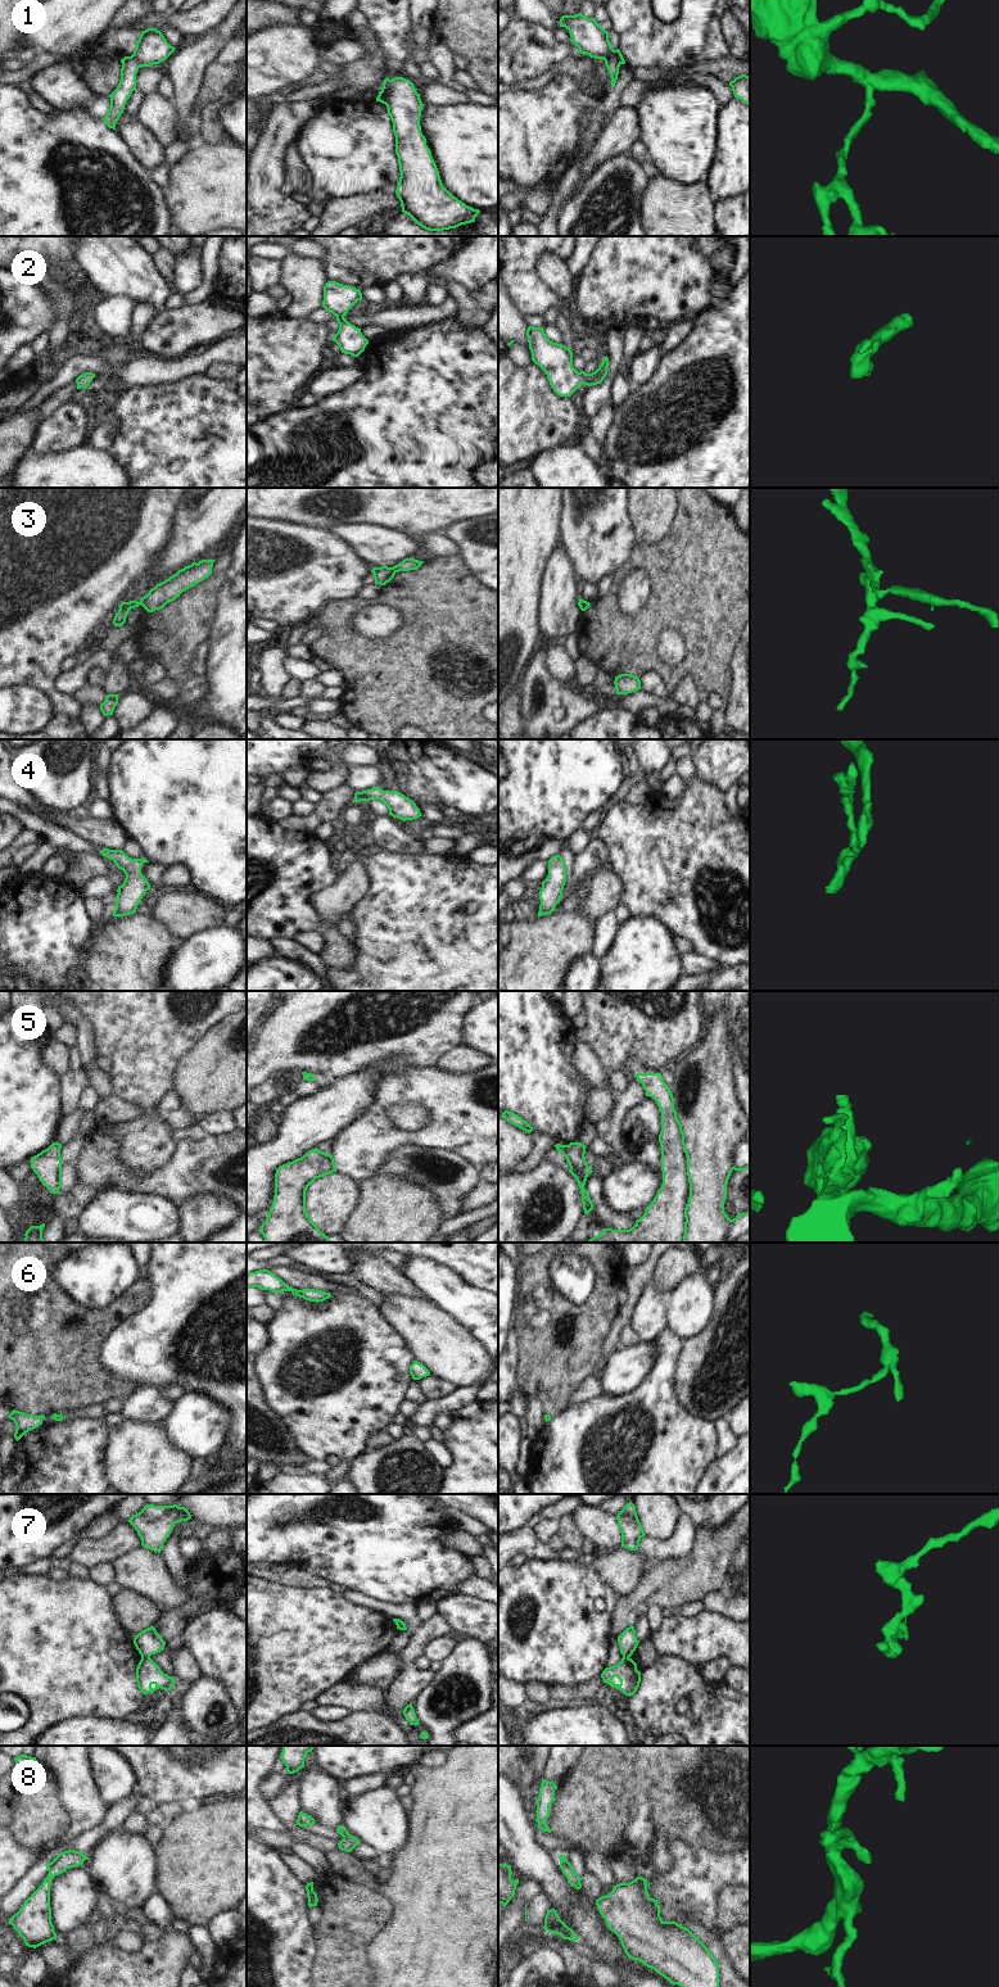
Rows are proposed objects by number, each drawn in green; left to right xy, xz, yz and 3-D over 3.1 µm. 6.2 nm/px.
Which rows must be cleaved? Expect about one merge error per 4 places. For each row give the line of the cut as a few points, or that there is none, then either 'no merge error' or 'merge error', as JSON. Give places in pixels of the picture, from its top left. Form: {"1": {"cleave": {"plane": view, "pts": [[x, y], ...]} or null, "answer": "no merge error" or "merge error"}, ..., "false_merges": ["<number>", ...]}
{"1": {"cleave": {"plane": "yz", "pts": [[620, 60], [609, 58], [605, 62]]}, "answer": "merge error"}, "2": {"cleave": null, "answer": "no merge error"}, "3": {"cleave": null, "answer": "no merge error"}, "4": {"cleave": null, "answer": "no merge error"}, "5": {"cleave": null, "answer": "no merge error"}, "6": {"cleave": null, "answer": "no merge error"}, "7": {"cleave": {"plane": "xy", "pts": [[141, 1656], [149, 1657]]}, "answer": "merge error"}, "8": {"cleave": null, "answer": "no merge error"}, "false_merges": ["1", "7"]}

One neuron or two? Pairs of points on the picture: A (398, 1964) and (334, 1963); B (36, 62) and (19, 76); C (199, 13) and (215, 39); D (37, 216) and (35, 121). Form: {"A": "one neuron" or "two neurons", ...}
{"A": "two neurons", "B": "one neuron", "C": "two neurons", "D": "one neuron"}

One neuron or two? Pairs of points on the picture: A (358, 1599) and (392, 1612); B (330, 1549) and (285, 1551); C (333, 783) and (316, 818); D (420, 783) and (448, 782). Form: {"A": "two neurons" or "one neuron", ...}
{"A": "one neuron", "B": "one neuron", "C": "two neurons", "D": "one neuron"}

